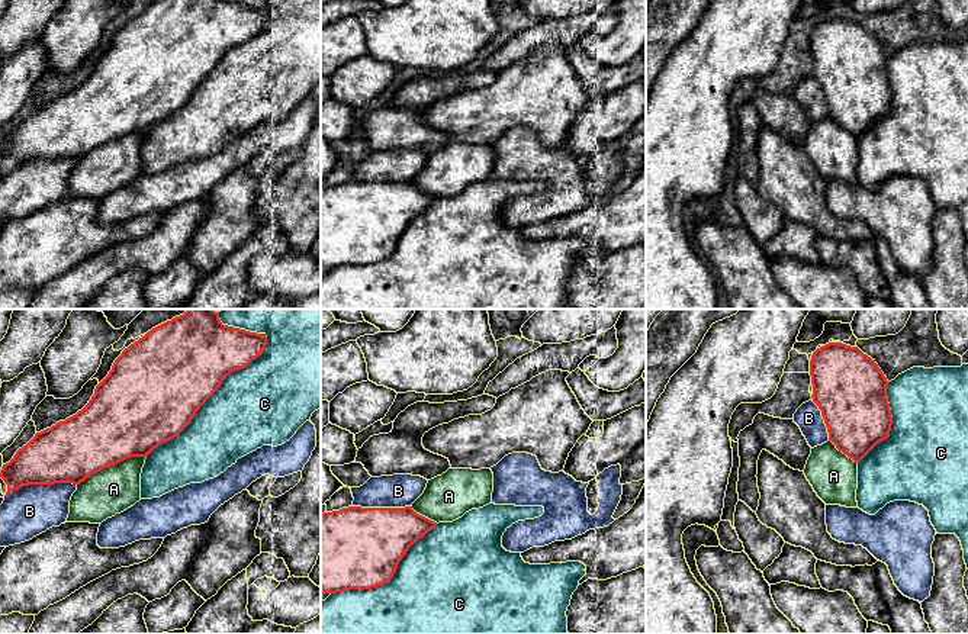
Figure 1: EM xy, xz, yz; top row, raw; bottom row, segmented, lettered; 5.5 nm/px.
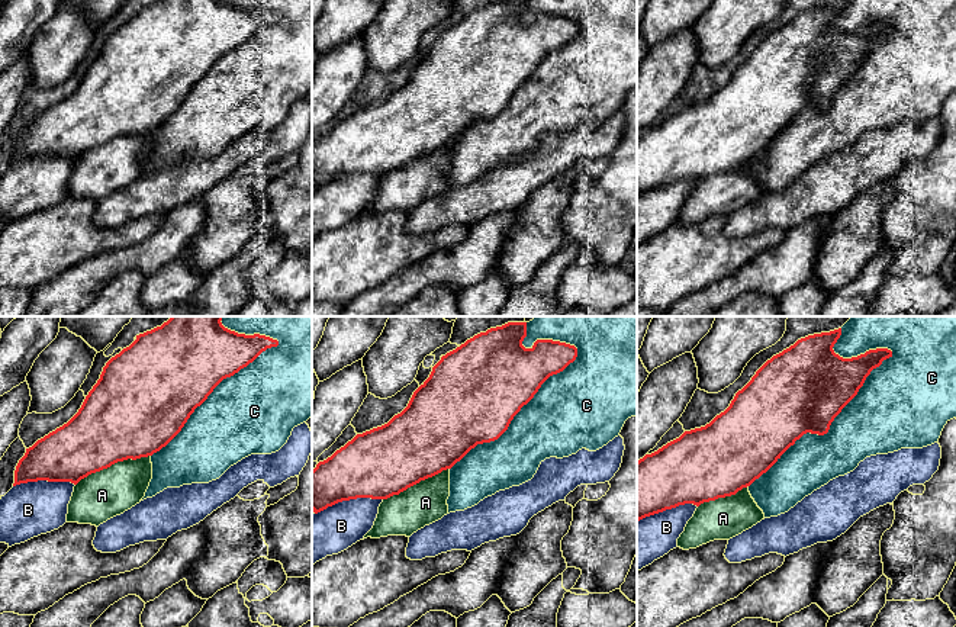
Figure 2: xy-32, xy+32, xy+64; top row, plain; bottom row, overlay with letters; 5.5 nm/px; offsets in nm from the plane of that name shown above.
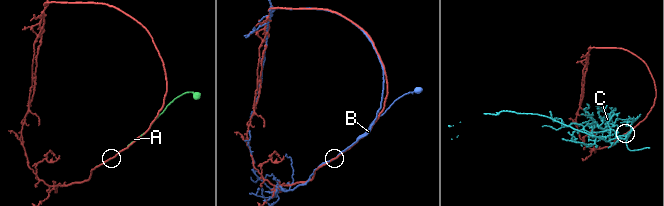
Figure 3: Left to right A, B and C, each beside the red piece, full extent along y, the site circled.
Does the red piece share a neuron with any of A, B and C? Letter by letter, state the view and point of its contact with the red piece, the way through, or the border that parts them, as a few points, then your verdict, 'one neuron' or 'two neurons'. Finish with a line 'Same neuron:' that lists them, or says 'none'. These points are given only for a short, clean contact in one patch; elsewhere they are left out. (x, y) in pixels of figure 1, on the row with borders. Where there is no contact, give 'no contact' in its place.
A: meets red in xy at (111, 464); one neuron
B: meets red in xy at (39, 483); two neurons
C: meets red in xy at (212, 393); two neurons
Same neuron: A

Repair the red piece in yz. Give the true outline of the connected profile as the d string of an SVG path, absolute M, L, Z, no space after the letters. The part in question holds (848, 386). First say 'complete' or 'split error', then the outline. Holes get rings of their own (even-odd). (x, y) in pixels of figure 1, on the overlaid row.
split error; M842 342L813 353L810 376L829 441L811 448L804 474L826 505L856 508L858 463L890 437L888 380L875 360Z

